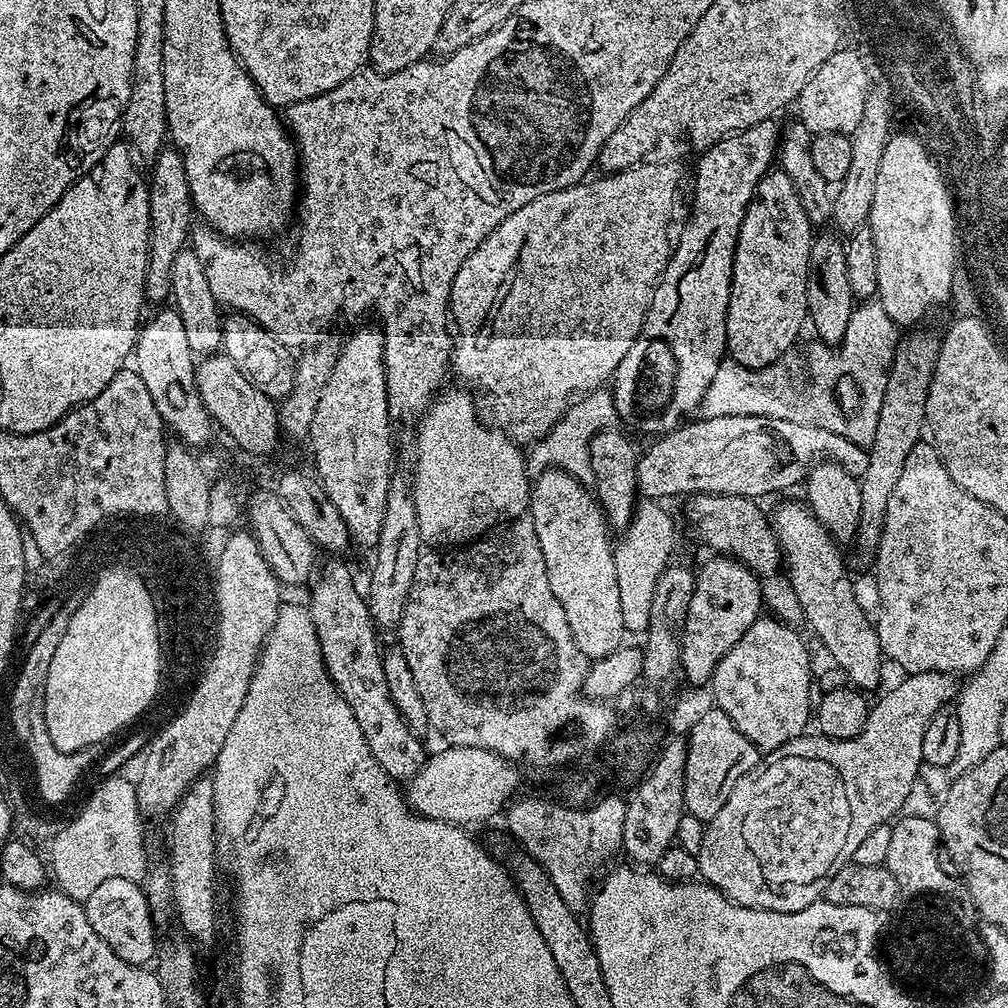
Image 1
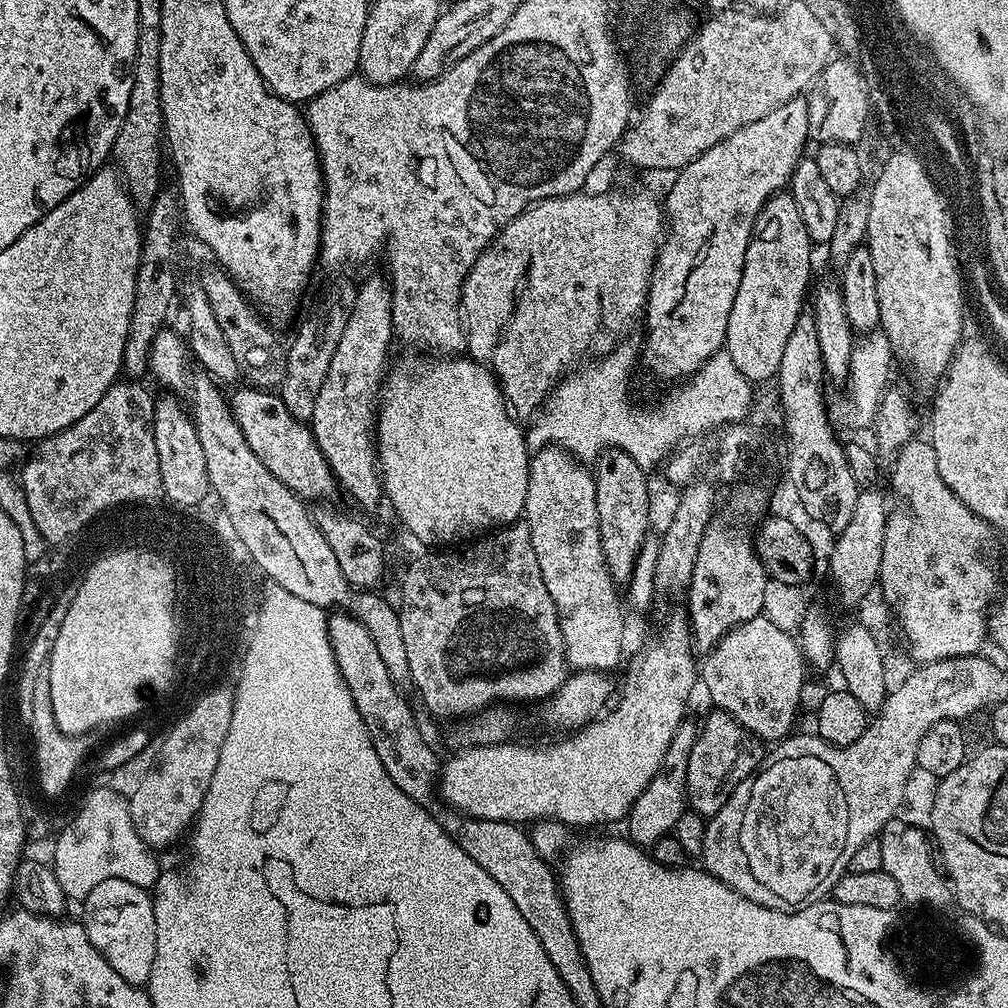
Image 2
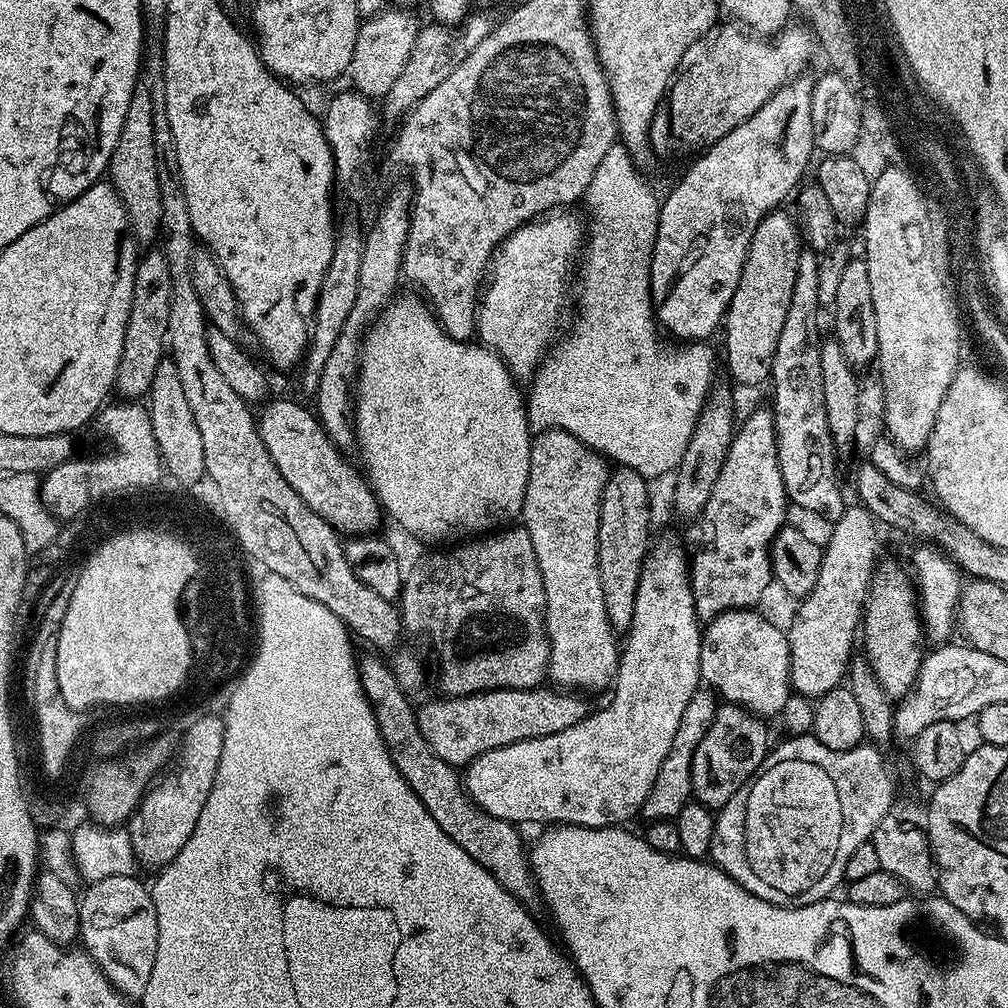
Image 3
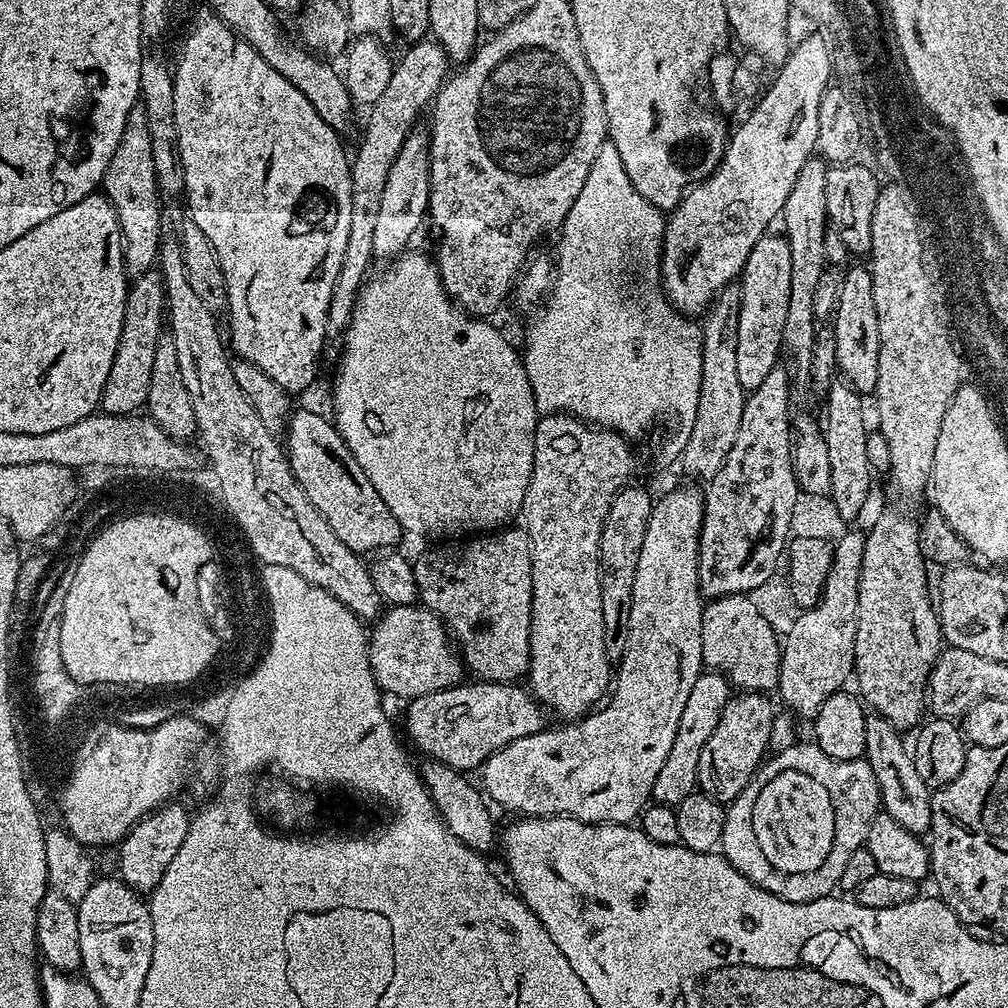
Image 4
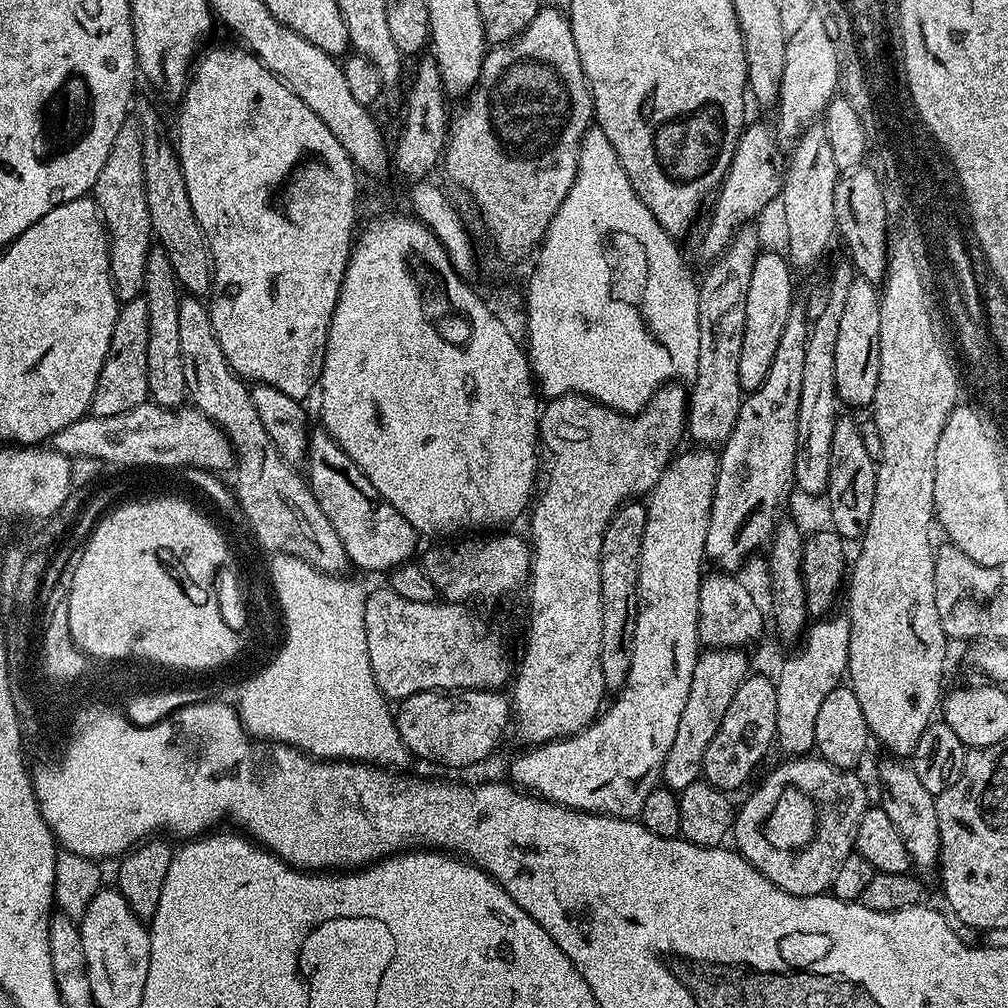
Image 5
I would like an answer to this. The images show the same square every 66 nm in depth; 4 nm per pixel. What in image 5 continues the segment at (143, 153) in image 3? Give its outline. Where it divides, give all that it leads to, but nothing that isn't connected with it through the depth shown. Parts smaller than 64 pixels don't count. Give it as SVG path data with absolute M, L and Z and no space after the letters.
M125 122L122 130L118 130L118 138L114 138L114 146L110 146L110 158L106 158L106 166L102 166L102 174L98 174L90 196L96 201L100 219L108 229L108 253L116 298L121 302L135 300L144 291L146 258L154 247L150 206L144 189L140 130L135 123Z

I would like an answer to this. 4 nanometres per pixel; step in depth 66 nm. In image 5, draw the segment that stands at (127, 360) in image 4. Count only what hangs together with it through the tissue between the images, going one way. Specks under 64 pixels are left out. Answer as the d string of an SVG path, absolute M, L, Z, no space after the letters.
M144 299L123 301L114 322L114 334L110 334L110 350L106 354L102 374L98 374L98 386L90 409L92 416L120 415L149 399L146 378L146 345L149 339L150 310Z

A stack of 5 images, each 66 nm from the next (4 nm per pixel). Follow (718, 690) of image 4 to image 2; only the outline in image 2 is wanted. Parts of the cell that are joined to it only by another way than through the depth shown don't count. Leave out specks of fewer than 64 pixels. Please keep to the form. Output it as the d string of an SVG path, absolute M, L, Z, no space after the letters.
M685 722L678 726L674 738L670 738L670 746L666 746L666 754L662 758L662 766L658 766L658 774L650 778L650 786L638 794L634 806L626 817L628 824L627 839L634 844L651 846L657 844L662 837L669 835L675 829L678 818L686 810L688 787L686 786L686 770L690 762L690 750L694 750L697 725Z

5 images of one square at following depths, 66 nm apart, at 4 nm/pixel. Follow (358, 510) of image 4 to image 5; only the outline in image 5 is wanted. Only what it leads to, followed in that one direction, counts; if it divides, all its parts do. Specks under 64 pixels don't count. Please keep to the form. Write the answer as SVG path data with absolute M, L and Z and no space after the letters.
M317 430L309 435L307 464L308 487L312 489L318 506L322 506L322 514L326 514L326 518L330 518L349 561L353 565L357 564L358 567L365 568L368 572L388 574L392 569L415 557L412 555L416 552L416 539L418 539L416 529L410 526L410 522L406 518L402 518L402 514L398 514L398 510L394 510L394 506L390 506L390 502L386 502L386 498L382 498L382 494L378 494L378 490L374 490L374 482L370 482L370 478L366 478L366 474L359 466L336 445L335 438L329 432Z

